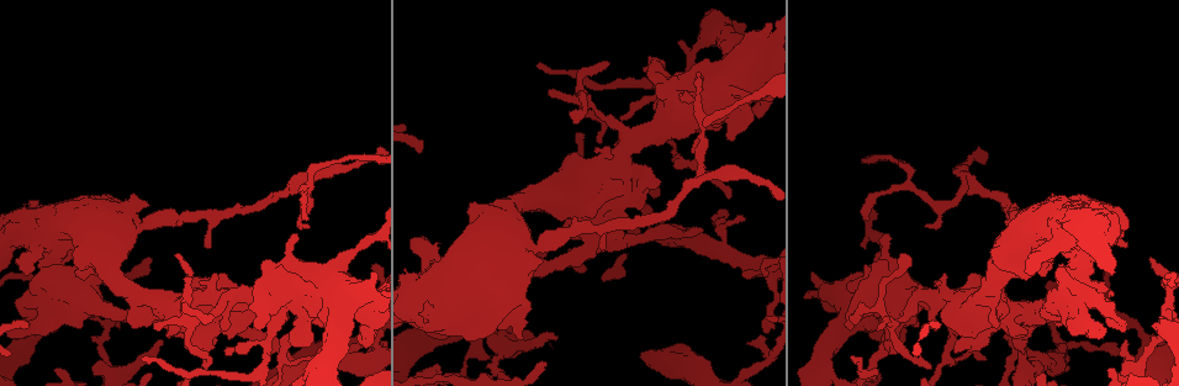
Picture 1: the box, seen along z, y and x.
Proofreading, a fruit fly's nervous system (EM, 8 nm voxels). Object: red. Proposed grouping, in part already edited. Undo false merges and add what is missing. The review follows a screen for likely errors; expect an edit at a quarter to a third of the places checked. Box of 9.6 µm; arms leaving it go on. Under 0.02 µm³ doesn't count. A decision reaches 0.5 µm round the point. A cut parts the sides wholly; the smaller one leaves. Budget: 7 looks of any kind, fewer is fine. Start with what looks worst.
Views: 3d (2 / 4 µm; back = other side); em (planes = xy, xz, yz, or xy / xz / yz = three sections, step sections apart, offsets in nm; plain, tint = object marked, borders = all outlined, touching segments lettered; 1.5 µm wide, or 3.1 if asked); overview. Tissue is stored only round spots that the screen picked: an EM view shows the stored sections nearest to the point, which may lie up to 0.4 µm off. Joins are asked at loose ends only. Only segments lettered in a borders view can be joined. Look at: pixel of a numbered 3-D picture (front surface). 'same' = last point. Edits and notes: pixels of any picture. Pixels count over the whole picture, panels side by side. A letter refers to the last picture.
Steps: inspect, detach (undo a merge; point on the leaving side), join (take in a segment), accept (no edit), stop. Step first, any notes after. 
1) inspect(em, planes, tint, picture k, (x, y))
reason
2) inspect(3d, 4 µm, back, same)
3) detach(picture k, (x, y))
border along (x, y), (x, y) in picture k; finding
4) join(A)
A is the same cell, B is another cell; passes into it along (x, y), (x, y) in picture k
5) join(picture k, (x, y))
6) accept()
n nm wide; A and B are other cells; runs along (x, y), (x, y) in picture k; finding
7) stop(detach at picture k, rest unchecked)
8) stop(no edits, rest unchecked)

inspect(3d, 2 µm, picture 1, (957, 350))
stops while still wide

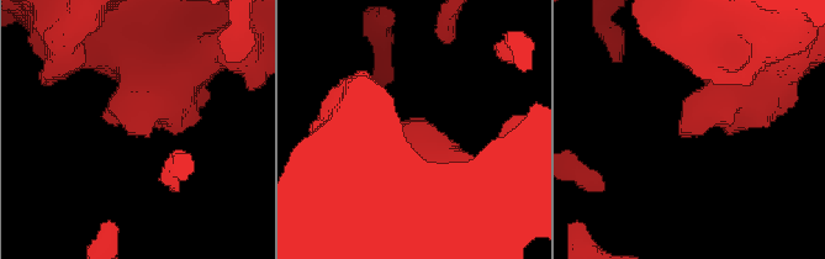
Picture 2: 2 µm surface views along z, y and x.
inspect(em, planes, borders, picture 2, (420, 123))
shape alone is not enough

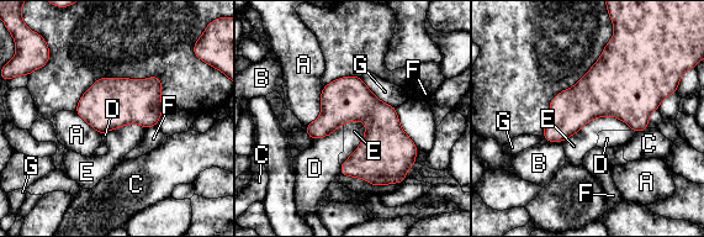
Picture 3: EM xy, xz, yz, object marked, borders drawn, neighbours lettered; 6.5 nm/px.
accept()
A, B, C, D, E, F and G are other cells; border along (360, 78), (380, 100), (395, 108) in picture 3; no lettered segment goes on from it

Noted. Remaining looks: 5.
inspect(em, yz, step 4, tint, picture 1, (210, 246))

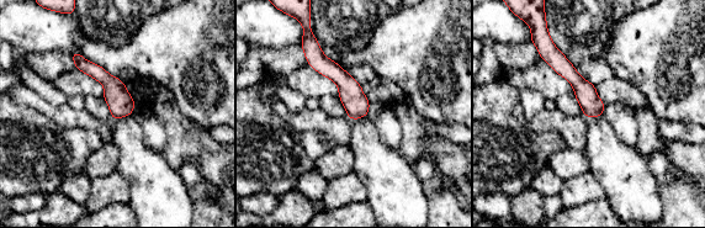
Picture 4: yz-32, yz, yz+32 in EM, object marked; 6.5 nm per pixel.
inspect(em, planes, borders, same)
cut it another way

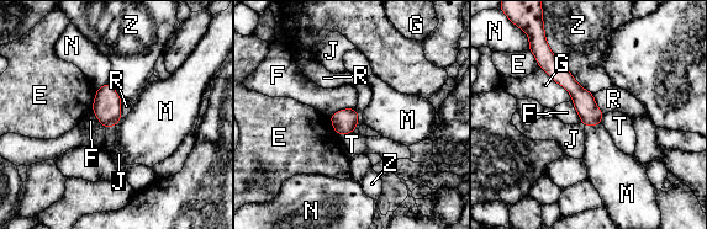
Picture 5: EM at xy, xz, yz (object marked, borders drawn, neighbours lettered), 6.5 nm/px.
accept()
E, F, G, J, M, N, R, T and Z are other cells; runs along (542, 62), (578, 92), (596, 121) in picture 5; none of them fits

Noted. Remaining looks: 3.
inspect(em, planes, borders, picture 1, (705, 120))
sharp bend

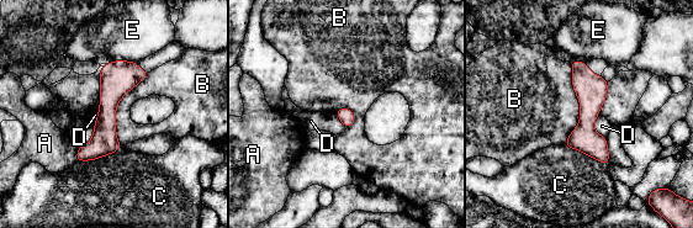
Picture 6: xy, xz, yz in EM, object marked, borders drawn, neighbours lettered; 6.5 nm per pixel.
accept()
100 nm wide; A, B, C, D and E are other cells; border along (571, 62), (580, 122), (564, 143) in picture 6; all the same cell

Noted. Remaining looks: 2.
stop(no edits, rest unchecked)

